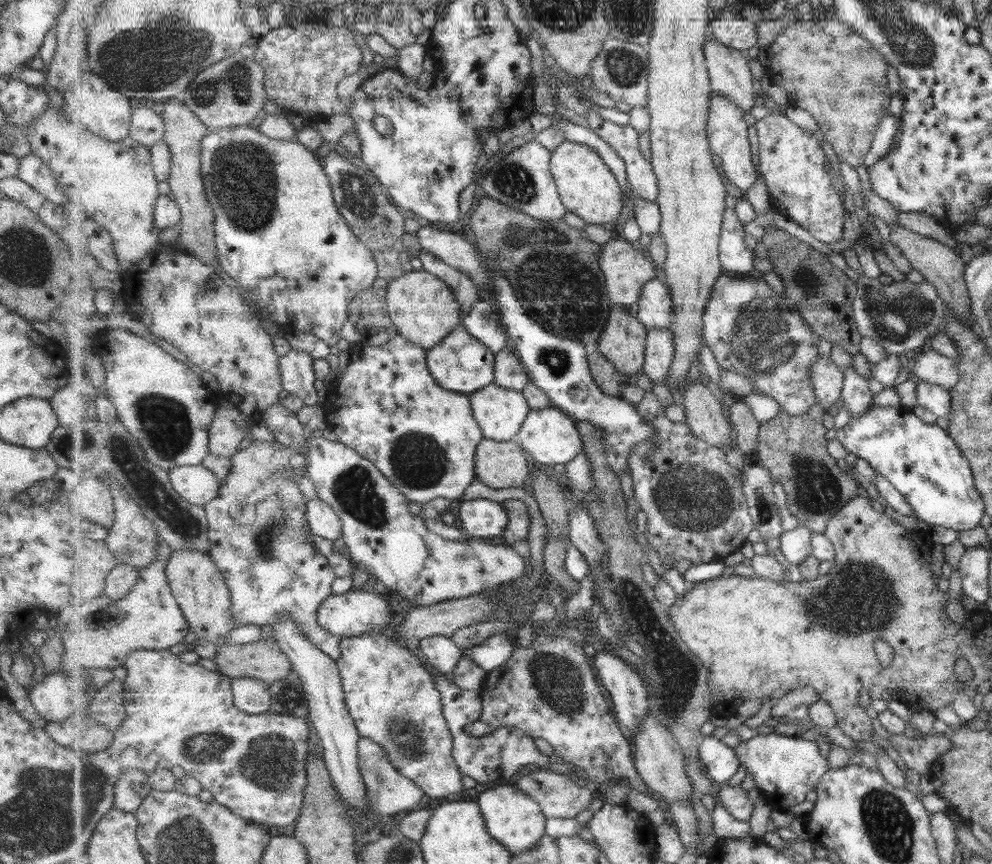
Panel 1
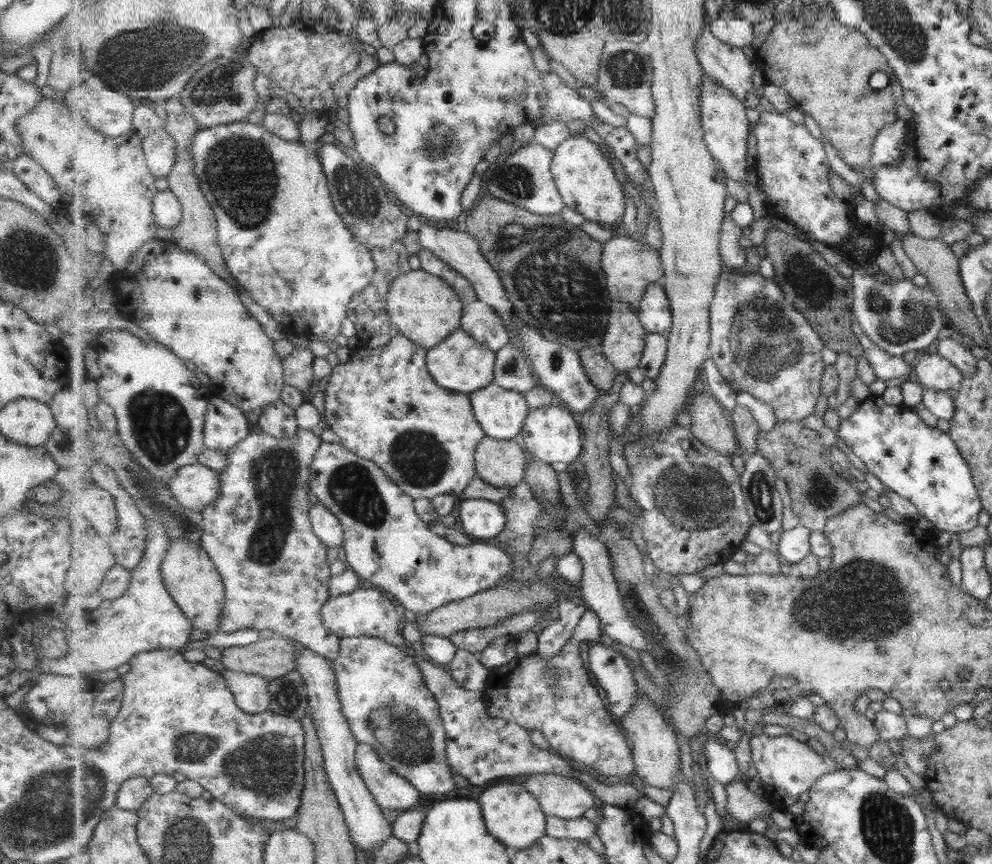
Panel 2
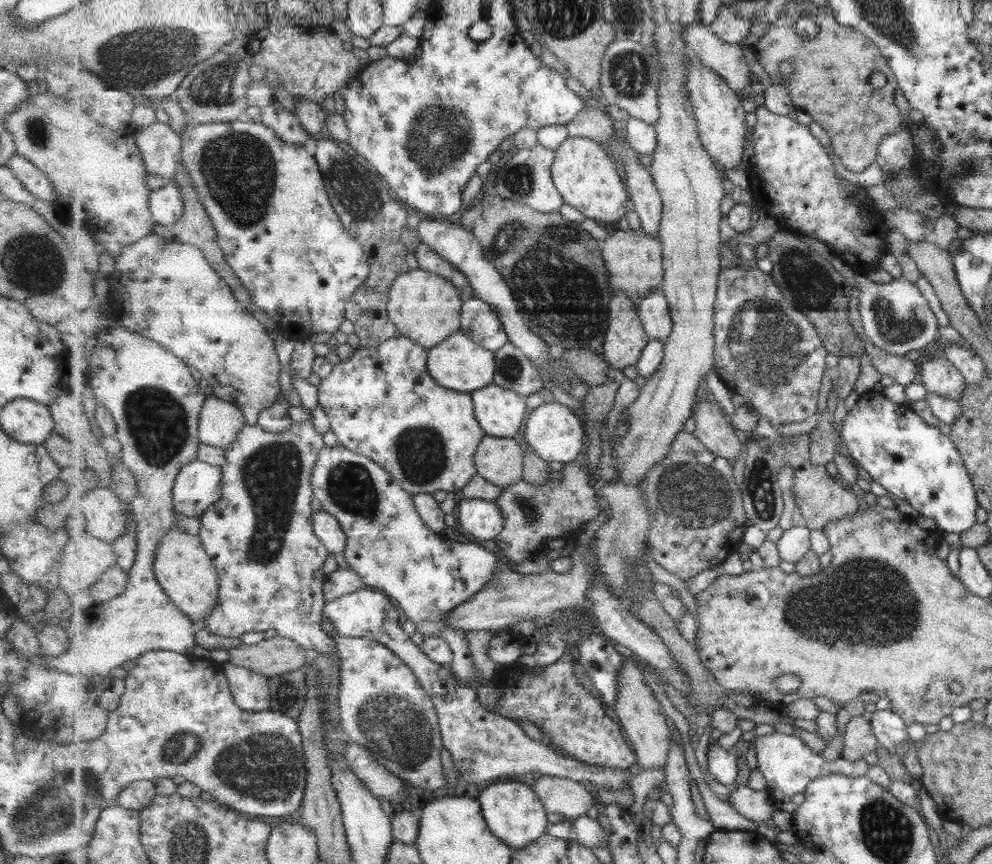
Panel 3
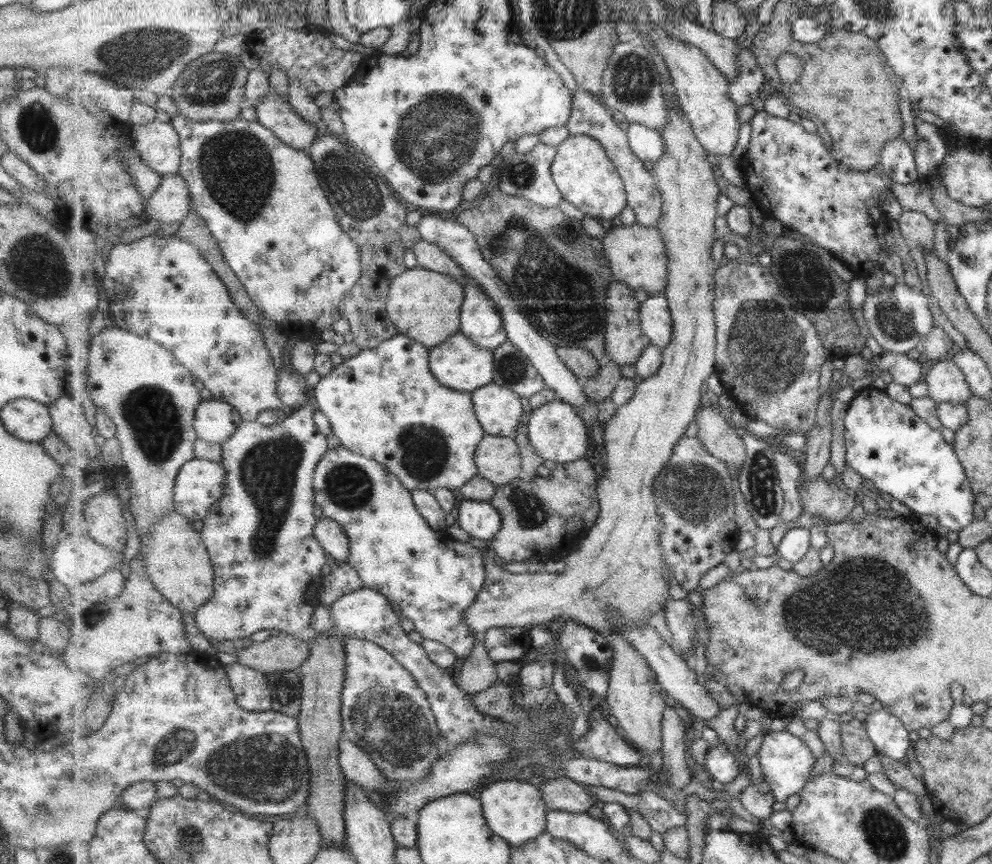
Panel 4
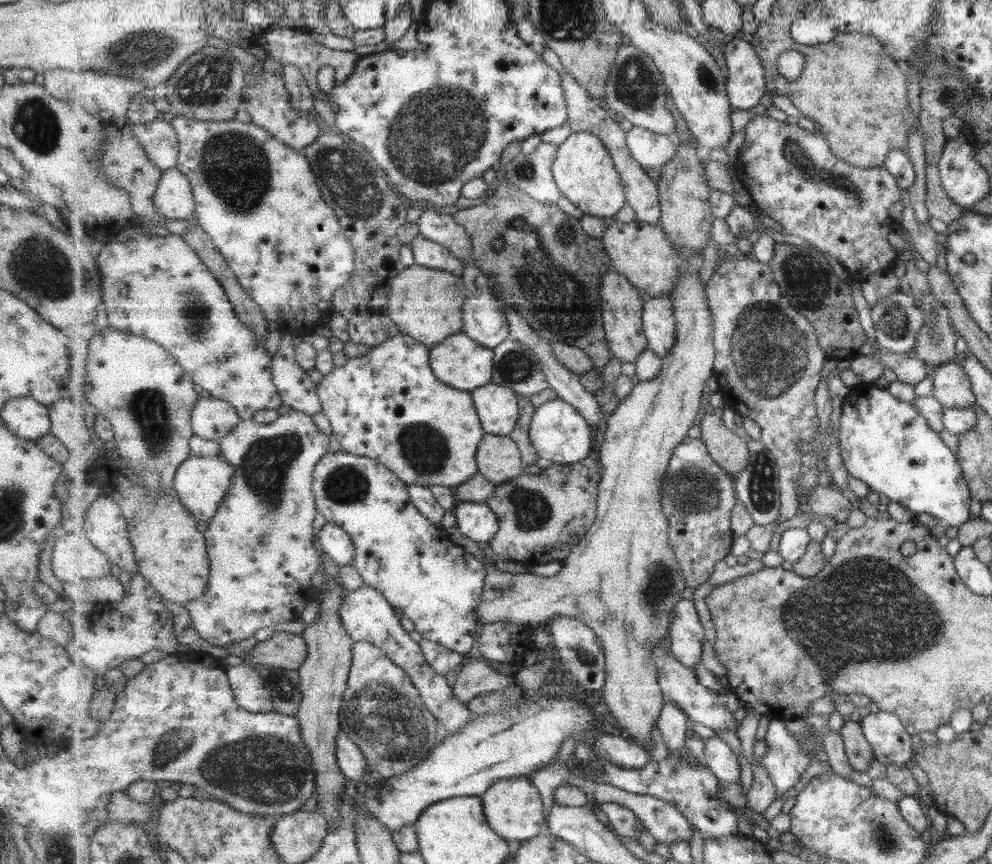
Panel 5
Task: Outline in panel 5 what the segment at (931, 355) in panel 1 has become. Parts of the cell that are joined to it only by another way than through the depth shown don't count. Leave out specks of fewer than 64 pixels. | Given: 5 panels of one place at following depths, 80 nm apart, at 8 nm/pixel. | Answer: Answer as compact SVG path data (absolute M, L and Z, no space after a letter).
M957 361L936 365L930 378L931 396L941 404L942 408L968 409L973 406L974 397L970 382Z

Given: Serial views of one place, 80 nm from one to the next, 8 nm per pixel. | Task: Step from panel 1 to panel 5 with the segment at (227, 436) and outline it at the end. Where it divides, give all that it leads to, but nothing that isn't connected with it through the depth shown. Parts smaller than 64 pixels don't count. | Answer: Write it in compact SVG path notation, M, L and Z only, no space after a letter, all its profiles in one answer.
M200 398L192 412L194 434L207 440L220 441L242 421L238 411L225 400Z

